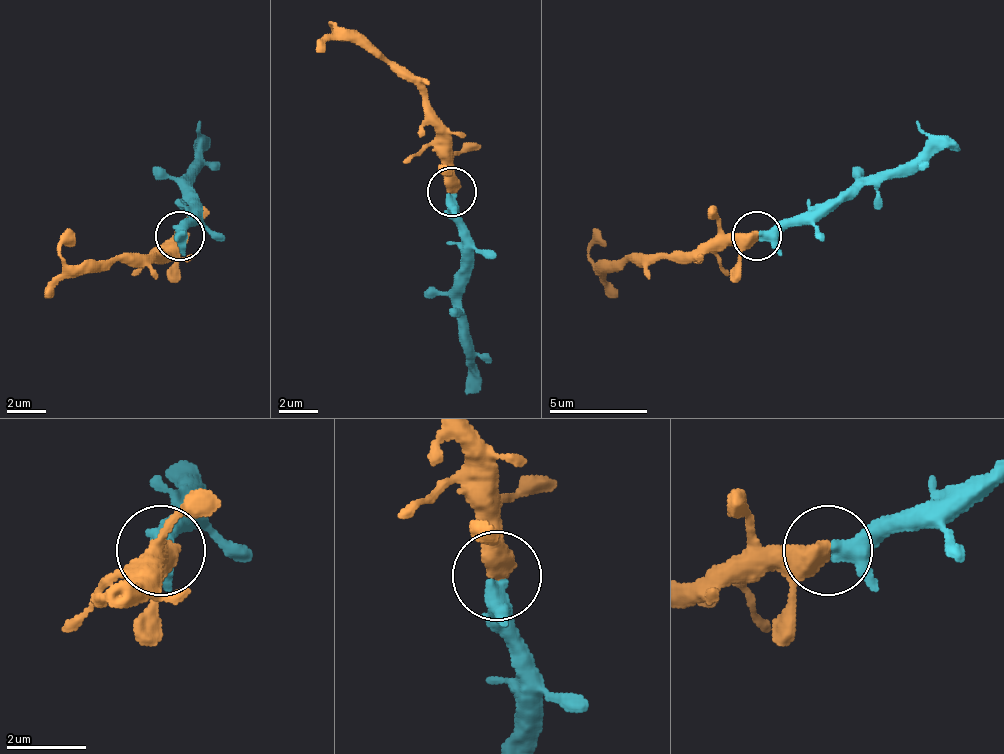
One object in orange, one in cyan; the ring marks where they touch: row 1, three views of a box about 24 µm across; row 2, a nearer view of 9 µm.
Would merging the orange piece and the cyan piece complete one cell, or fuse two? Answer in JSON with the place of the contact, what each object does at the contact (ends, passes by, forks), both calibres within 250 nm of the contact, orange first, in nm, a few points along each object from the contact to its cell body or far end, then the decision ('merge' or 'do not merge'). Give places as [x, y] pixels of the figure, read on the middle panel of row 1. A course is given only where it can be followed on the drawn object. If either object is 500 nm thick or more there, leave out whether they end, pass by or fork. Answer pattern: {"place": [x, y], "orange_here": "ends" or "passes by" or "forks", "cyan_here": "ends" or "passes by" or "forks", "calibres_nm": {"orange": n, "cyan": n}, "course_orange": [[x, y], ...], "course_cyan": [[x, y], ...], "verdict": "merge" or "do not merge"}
{"place": [451, 191], "calibres_nm": {"orange": 550, "cyan": 380}, "course_orange": [[450, 190], [450, 151], [430, 122], [430, 102], [333, 24], [342, 34]], "course_cyan": [[450, 195], [460, 234], [460, 342], [470, 376], [465, 396]], "verdict": "merge"}

